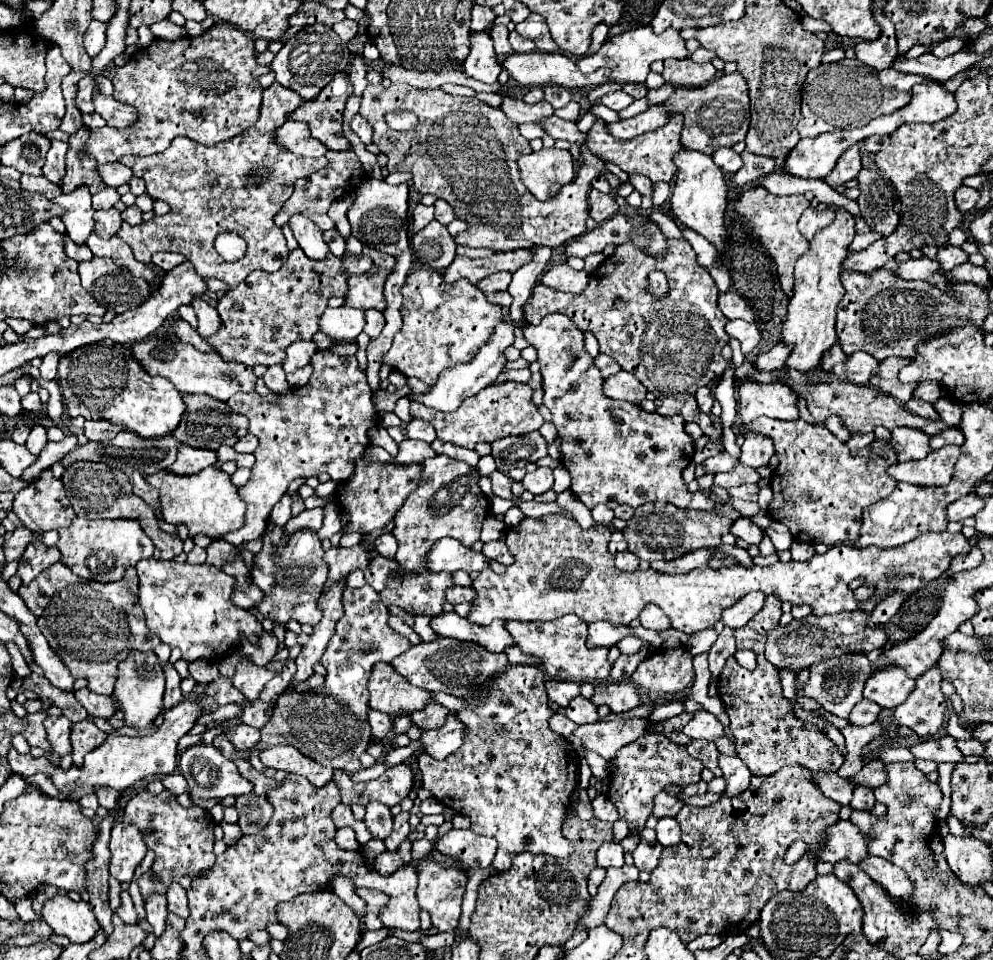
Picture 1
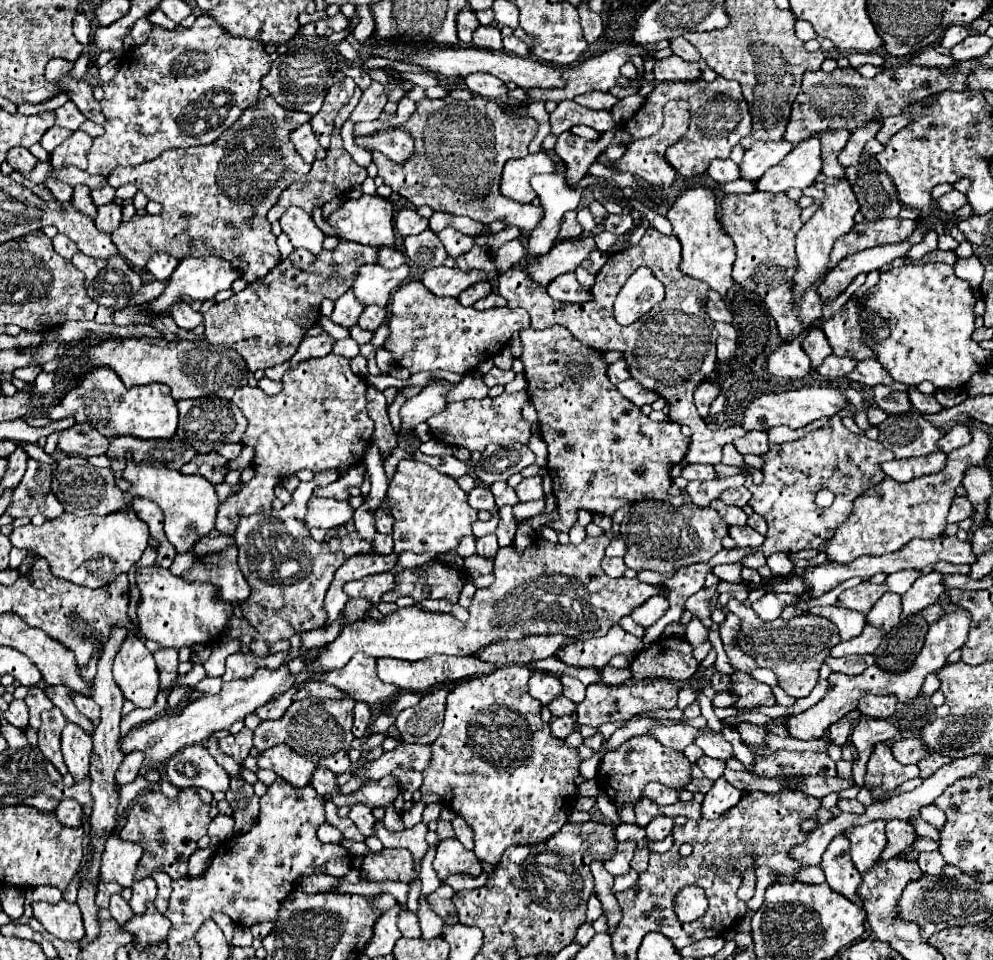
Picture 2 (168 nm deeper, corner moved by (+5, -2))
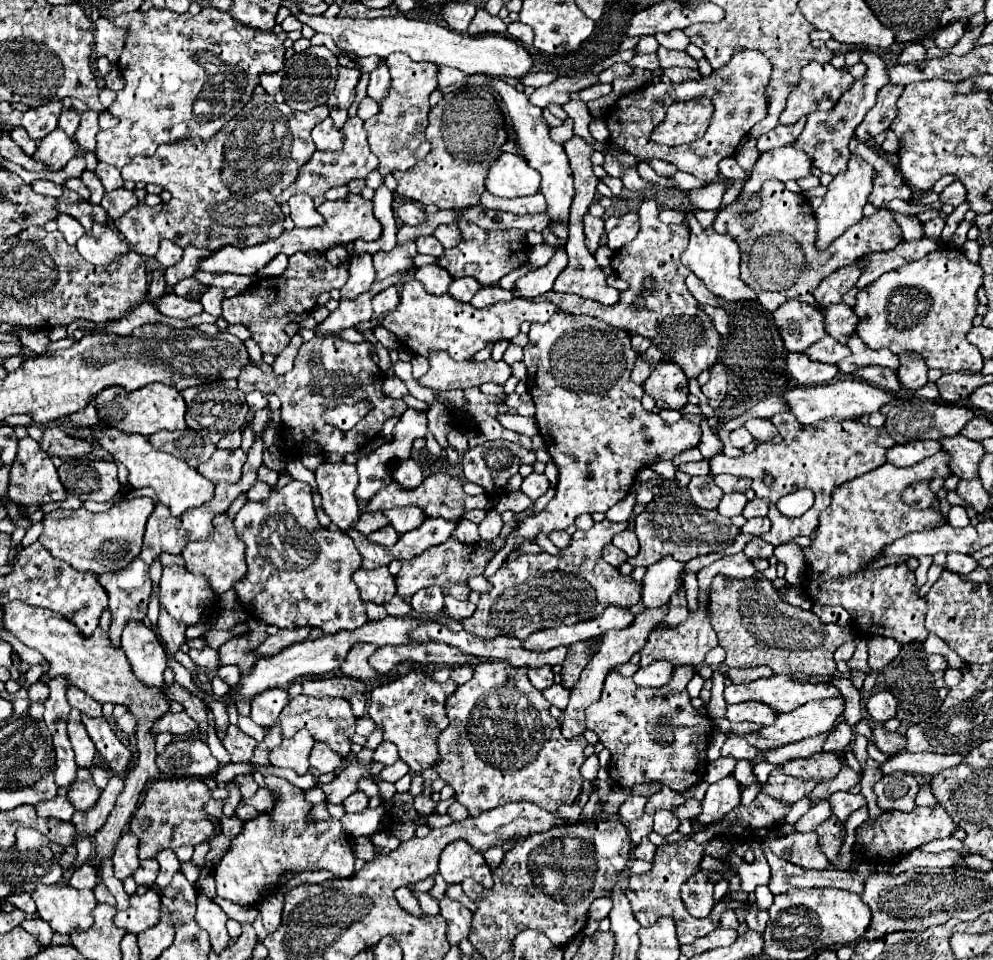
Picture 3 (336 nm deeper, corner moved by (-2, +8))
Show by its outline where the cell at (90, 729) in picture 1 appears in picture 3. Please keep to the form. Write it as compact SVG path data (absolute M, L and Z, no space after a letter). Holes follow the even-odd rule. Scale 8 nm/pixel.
M72 710L70 718L68 718L68 736L76 754L76 764L80 768L92 768L94 764L94 756L96 756L96 748L92 744L92 738L88 736L82 720L80 720L80 712Z

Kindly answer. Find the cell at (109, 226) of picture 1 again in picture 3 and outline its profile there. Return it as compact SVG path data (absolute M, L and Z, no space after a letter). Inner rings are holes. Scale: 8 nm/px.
M118 188L118 190L106 192L100 204L102 204L102 206L104 206L104 210L108 212L108 216L110 216L112 220L116 220L116 218L124 216L124 214L128 212L128 208L136 206L136 204L138 204L138 200L136 200L134 192L126 190L126 188Z

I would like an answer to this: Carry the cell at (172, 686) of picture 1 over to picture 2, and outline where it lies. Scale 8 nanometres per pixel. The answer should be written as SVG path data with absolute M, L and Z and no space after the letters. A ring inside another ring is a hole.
M159 648L153 652L155 662L157 662L157 670L161 676L161 688L167 688L171 684L171 680L177 676L177 650L169 650L169 648Z

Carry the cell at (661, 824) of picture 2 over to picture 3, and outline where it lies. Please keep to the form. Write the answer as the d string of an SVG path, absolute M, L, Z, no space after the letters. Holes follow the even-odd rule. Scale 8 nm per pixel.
M658 810L654 814L654 830L662 836L668 836L672 832L676 832L680 820L674 816L674 812L668 812L668 810Z

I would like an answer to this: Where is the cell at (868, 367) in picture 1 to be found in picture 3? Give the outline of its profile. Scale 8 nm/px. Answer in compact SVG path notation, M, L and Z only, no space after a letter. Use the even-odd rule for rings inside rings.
M826 336L824 340L818 340L816 344L812 344L812 348L808 348L806 354L812 360L820 360L824 364L838 364L844 356L850 356L850 348L840 344L832 336Z

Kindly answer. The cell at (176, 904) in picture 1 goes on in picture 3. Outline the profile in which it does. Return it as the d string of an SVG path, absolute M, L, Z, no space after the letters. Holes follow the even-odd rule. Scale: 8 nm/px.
M172 850L160 852L160 856L156 856L156 860L160 862L160 874L156 878L156 888L162 892L170 884L172 876L180 870L180 862Z

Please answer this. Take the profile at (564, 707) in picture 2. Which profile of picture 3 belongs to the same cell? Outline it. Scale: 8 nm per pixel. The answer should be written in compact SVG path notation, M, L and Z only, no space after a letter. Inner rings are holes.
M554 684L554 686L546 688L544 698L546 698L552 706L556 706L556 708L564 710L564 708L568 706L568 702L570 702L570 690L568 690L568 688L564 688L562 684Z

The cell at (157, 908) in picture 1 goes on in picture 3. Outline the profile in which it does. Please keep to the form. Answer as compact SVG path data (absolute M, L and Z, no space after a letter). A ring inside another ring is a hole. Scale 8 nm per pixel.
M142 860L140 862L140 868L134 872L134 880L138 886L146 886L146 888L152 888L154 886L154 880L158 876L158 870L160 866L156 864L156 860Z

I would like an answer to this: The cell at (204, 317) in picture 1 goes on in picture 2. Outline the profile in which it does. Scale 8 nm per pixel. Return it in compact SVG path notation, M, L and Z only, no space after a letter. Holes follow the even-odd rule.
M177 302L177 306L173 306L173 310L169 310L169 316L175 320L175 324L183 330L193 330L195 326L199 326L203 322L203 314L195 312L189 304L185 302Z

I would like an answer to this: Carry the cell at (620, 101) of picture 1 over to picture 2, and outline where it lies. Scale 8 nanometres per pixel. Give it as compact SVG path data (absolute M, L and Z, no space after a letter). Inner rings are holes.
M589 92L589 94L577 96L575 102L593 110L611 110L617 104L617 98L611 96L609 92Z

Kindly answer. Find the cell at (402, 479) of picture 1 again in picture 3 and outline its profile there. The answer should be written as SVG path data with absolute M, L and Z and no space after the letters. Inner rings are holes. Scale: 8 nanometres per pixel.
M404 506L404 508L394 508L394 510L382 510L382 514L390 520L390 524L396 528L398 534L410 532L416 526L424 522L424 514L416 506Z

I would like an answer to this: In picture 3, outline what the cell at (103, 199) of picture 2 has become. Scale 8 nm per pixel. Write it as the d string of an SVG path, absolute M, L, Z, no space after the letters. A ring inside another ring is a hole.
M100 162L94 172L96 172L96 176L102 180L106 192L112 192L112 190L116 190L116 188L120 188L120 186L124 184L124 180L122 180L122 176L120 176L120 170L114 168L114 166L108 166L108 164Z

